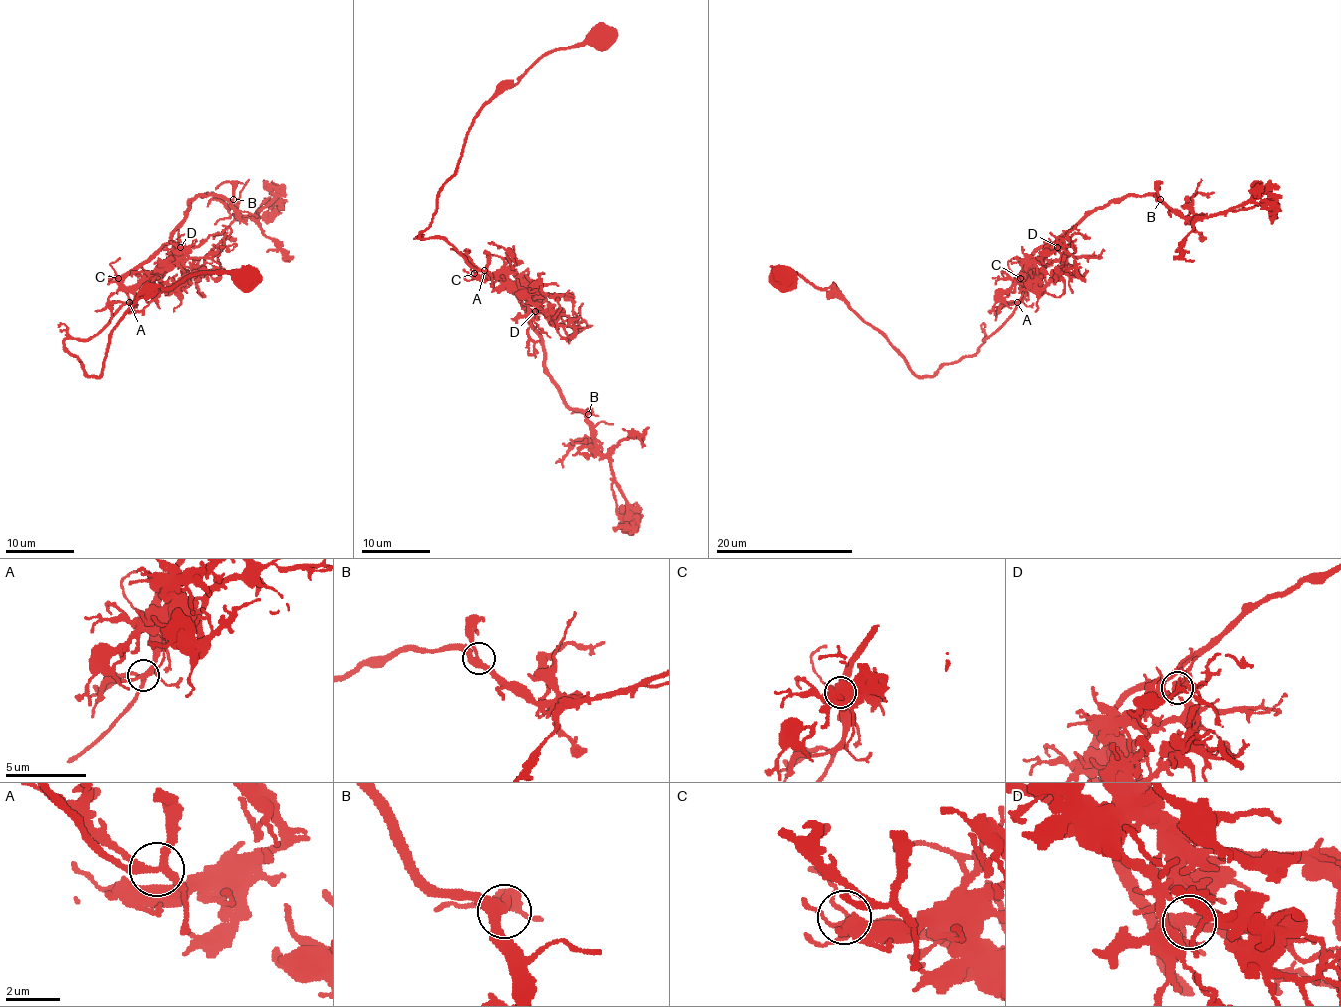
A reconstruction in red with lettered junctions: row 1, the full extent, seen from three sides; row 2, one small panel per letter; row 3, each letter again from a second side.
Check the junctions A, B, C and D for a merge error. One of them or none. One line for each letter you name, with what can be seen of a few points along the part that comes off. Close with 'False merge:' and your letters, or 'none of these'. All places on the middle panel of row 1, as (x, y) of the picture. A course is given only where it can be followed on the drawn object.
False merge: none of these

